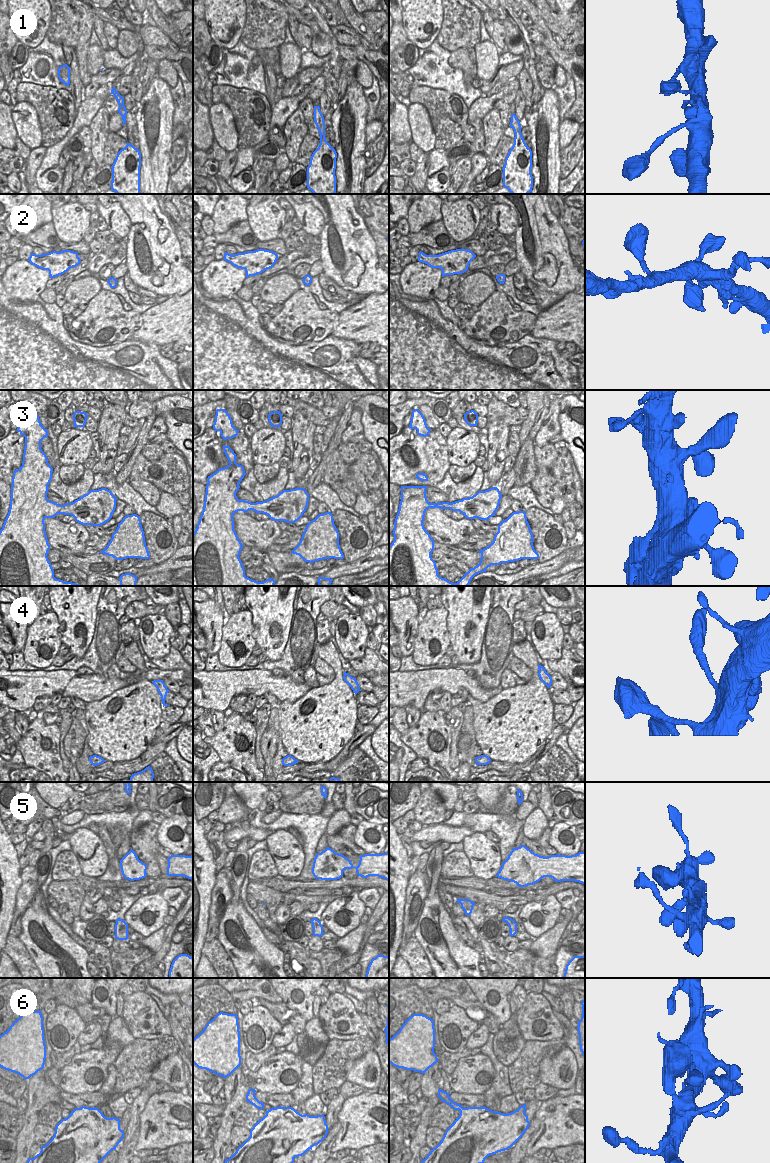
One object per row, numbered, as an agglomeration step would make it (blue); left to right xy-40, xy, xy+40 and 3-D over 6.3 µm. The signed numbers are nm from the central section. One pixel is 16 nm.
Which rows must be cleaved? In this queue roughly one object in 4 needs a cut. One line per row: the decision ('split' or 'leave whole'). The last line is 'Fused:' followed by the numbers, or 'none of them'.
1: leave whole
2: leave whole
3: leave whole
4: leave whole
5: leave whole
6: leave whole
Fused: none of them

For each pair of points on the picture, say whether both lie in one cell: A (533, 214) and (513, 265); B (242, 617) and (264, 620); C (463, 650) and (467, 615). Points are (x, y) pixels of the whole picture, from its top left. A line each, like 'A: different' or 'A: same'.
A: different
B: different
C: same

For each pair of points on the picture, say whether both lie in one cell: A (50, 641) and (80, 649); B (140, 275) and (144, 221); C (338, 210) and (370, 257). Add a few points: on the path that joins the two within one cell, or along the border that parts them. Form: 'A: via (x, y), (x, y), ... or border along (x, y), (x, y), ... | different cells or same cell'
A: border along (57, 619), (59, 624), (58, 632), (62, 642) | different cells
B: via (158, 274), (162, 266), (152, 256), (147, 239) | same cell
C: via (340, 223), (340, 231), (357, 248) | same cell

